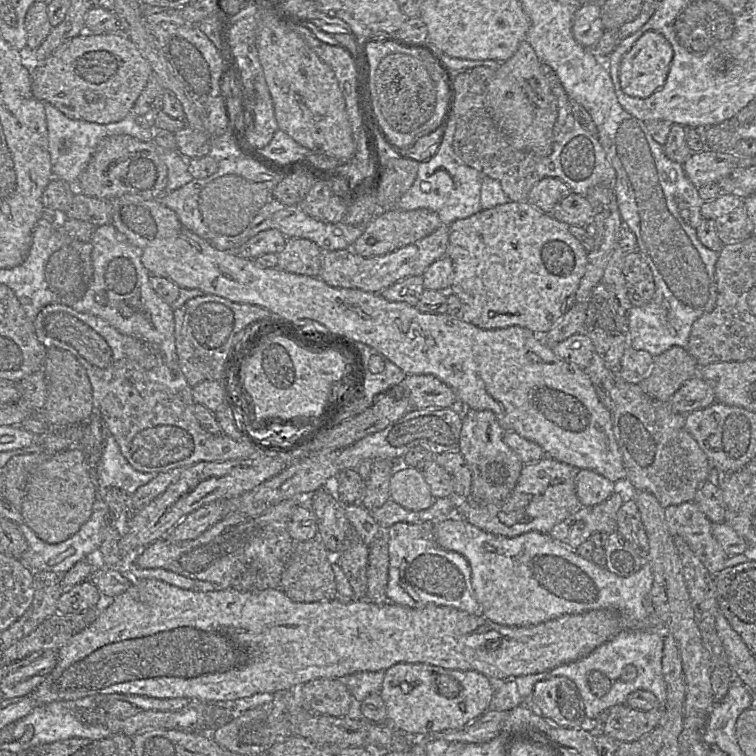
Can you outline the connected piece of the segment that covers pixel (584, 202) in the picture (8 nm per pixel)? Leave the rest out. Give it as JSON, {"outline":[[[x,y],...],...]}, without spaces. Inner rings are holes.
{"outline":[[[570,193],[559,201],[551,215],[568,226],[585,227],[593,223],[593,210],[586,196]]]}

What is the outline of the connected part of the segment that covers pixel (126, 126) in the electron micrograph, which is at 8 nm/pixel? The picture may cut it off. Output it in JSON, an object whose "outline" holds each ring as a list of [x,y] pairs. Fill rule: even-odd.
{"outline":[[[43,104],[46,115],[53,178],[65,181],[74,186],[77,185],[81,173],[89,164],[97,146],[104,138],[124,134],[143,142],[150,142],[154,139],[154,128],[148,129],[139,126],[135,121],[136,117],[130,114],[118,122],[98,124],[70,119],[51,104]]]}

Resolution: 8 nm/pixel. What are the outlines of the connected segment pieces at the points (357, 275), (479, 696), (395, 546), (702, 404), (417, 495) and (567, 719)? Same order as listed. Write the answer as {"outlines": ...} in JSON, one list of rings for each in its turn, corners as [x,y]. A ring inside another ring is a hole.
{"outlines":[[[[441,225],[430,235],[391,253],[364,258],[351,248],[323,252],[319,278],[334,288],[359,289],[364,292],[380,293],[384,289],[412,276],[422,276],[436,260],[446,255],[449,226]]],[[[399,663],[385,671],[379,694],[386,706],[387,722],[407,735],[425,735],[458,729],[488,710],[496,683],[474,670],[453,670],[424,663]]],[[[398,522],[388,529],[387,602],[410,608],[429,604],[450,606],[469,614],[482,616],[471,584],[468,561],[459,553],[441,548],[433,536],[434,522],[408,524]]],[[[695,375],[687,380],[668,402],[673,412],[687,415],[714,404],[716,397],[712,386],[699,375]]],[[[409,466],[392,474],[389,492],[390,499],[410,511],[425,510],[435,501],[422,471]]],[[[564,676],[535,683],[531,701],[549,721],[563,727],[580,727],[586,719],[584,704],[574,682]]]]}

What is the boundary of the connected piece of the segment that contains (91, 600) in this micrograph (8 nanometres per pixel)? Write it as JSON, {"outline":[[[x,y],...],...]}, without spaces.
{"outline":[[[84,581],[62,592],[57,603],[57,613],[81,613],[95,607],[99,600],[98,588],[92,582]]]}

